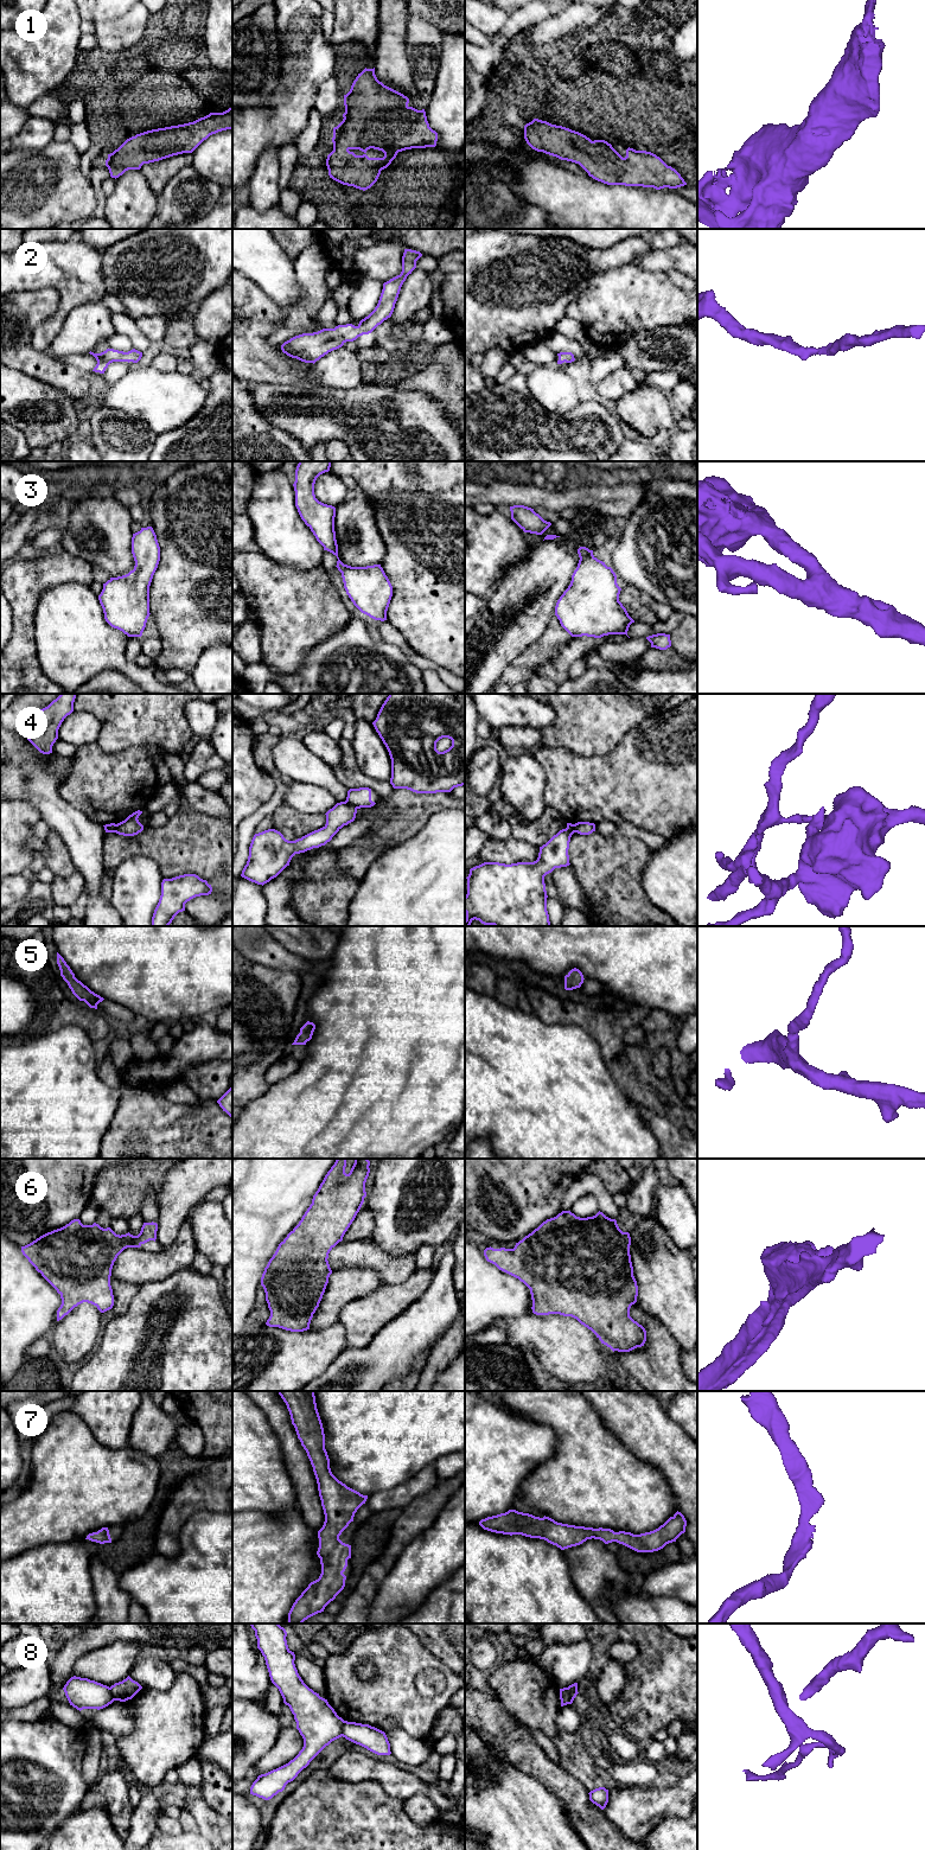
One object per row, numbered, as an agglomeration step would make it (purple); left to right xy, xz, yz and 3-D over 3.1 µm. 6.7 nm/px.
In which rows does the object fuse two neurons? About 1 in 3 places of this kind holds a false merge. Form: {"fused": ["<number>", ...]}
{"fused": ["4", "8"]}

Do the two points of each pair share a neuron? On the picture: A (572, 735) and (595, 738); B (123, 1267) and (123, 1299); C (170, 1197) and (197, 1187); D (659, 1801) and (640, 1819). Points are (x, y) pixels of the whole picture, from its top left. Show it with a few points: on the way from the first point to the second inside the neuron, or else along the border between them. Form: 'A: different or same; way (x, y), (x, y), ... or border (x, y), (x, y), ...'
A: same; way (578, 735), (589, 735)
B: different; border (112, 1275), (139, 1286)
C: same; way (177, 1194), (184, 1187), (190, 1187)
D: same; way (655, 1805), (645, 1815)

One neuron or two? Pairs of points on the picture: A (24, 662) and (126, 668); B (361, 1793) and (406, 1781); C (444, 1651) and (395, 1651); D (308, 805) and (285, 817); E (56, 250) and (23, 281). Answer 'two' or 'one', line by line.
A: two
B: two
C: two
D: two
E: one

